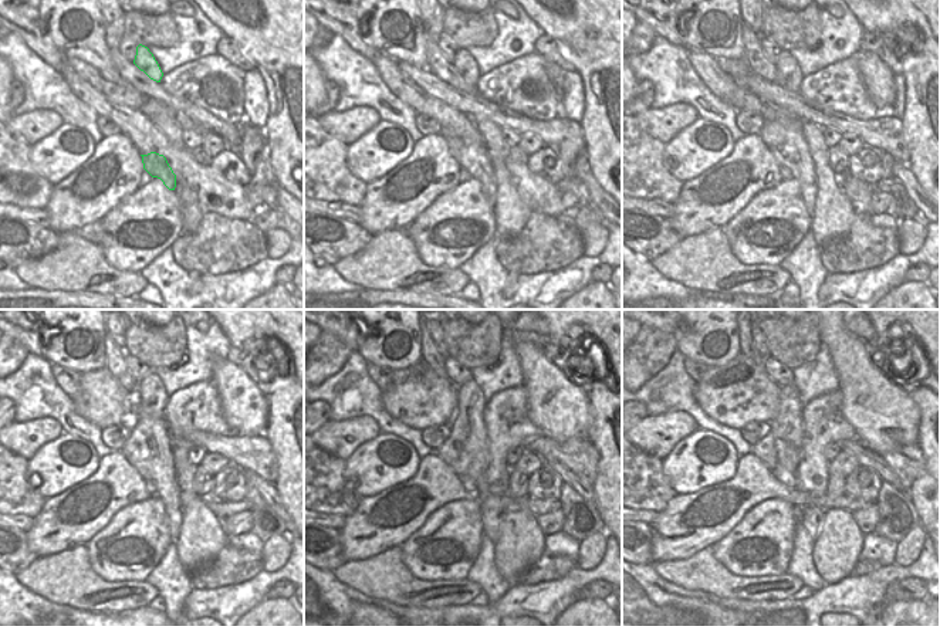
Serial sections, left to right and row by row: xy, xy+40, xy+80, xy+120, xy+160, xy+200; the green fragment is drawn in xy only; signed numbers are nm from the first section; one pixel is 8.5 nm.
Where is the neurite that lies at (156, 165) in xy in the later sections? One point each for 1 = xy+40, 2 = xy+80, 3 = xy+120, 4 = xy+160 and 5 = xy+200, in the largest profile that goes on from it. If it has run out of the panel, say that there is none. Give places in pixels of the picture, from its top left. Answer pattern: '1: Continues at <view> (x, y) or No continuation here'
1: Continues at xy+40 (473, 158)
2: Continues at xy+80 (787, 142)
3: Continues at xy+120 (154, 459)
4: Continues at xy+160 (470, 457)
5: Continues at xy+200 (790, 408).

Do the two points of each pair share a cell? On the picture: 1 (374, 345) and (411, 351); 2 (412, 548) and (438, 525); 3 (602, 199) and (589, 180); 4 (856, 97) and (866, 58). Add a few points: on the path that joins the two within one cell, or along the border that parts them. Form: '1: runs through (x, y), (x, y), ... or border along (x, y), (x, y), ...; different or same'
1: runs through (384, 355), (391, 361), (402, 358); same
2: runs through (413, 540), (418, 535), (429, 534); same
3: runs through (598, 195), (592, 185); same
4: border along (852, 56), (868, 98), (878, 108); different

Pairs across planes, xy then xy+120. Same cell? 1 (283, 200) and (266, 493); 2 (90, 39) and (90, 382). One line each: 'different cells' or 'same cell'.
1: same cell
2: different cells

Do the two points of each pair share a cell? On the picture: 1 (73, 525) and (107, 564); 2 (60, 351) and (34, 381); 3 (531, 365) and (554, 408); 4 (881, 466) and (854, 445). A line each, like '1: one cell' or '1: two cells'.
1: two cells
2: two cells
3: one cell
4: one cell

